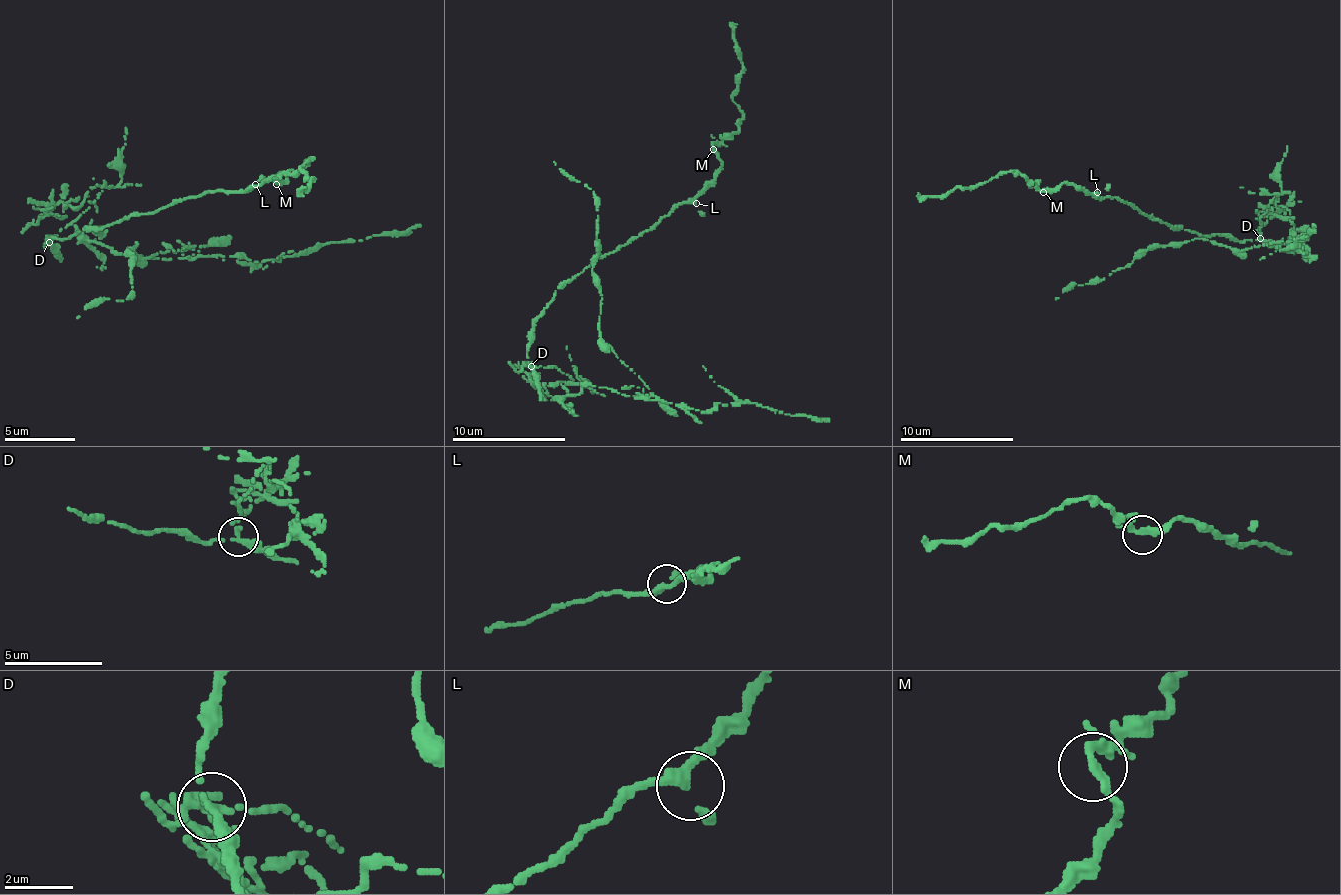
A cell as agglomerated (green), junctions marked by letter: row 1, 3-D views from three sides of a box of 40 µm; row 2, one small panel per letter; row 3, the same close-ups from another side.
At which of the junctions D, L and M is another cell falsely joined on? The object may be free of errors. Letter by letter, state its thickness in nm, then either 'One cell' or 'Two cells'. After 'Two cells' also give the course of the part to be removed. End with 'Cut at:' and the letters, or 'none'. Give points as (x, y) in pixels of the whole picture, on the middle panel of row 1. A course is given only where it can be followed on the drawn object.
D: Thickness 240 nm. Two cells. Course of the part to remove: (532, 365), (569, 376), (563, 399), (591, 385), (651, 393), (600, 337), (597, 198), (554, 161)
L: Thickness 260 nm. One cell
M: Thickness 240 nm. One cell
Cut at: D

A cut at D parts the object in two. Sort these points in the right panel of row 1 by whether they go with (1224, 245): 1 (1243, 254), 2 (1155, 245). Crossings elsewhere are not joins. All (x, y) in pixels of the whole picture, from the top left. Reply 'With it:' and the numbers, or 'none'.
With it: 1, 2

